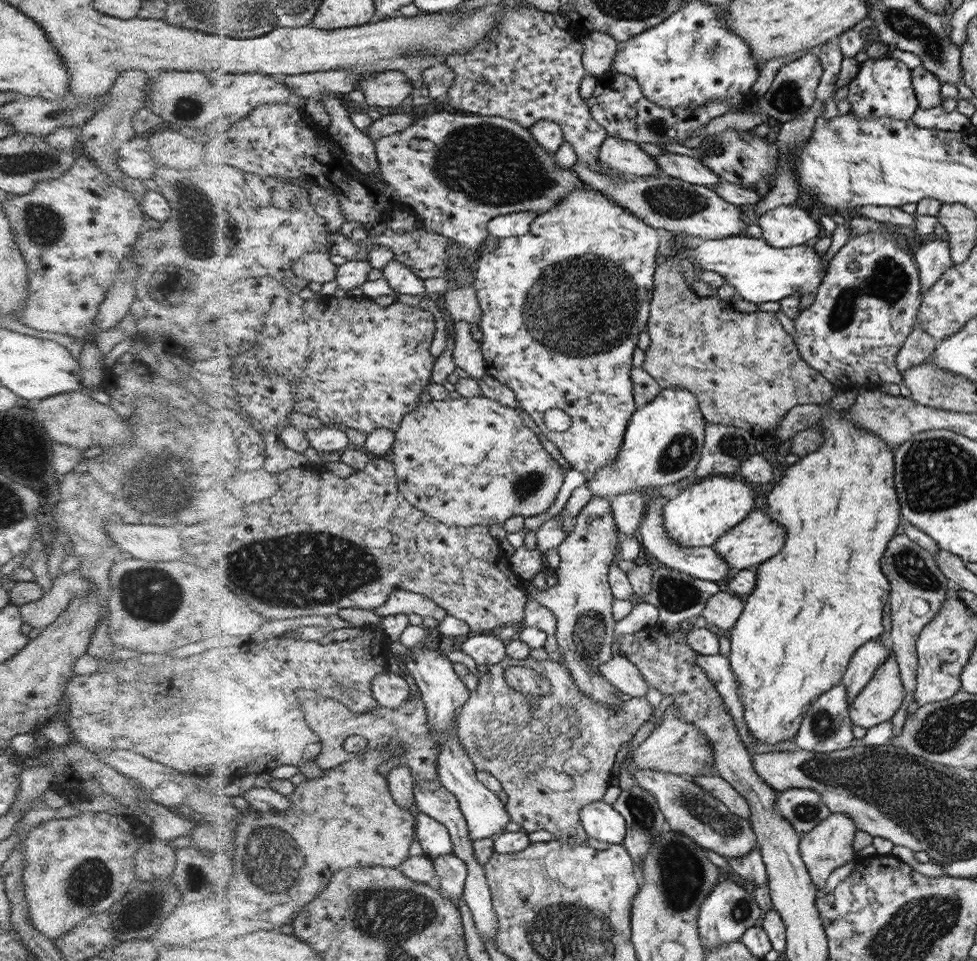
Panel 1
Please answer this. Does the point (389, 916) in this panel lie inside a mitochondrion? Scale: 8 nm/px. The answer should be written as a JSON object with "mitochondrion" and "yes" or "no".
{"mitochondrion":"yes"}

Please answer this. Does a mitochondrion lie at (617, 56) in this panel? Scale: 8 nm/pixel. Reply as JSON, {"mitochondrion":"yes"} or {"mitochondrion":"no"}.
{"mitochondrion":"no"}

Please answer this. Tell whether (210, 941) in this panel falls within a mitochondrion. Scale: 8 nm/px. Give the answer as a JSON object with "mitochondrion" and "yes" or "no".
{"mitochondrion":"no"}

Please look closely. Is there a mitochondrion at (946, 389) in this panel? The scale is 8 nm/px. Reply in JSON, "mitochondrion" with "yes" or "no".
{"mitochondrion":"yes"}

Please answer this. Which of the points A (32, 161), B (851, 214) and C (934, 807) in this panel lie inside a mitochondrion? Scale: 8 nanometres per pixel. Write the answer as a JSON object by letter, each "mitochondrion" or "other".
{"A":"mitochondrion","B":"other","C":"mitochondrion"}

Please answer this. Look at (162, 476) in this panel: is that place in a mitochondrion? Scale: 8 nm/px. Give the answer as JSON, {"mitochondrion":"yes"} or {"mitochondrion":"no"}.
{"mitochondrion":"yes"}

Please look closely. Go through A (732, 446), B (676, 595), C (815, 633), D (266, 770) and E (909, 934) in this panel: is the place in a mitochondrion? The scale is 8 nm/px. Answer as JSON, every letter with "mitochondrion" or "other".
{"A":"mitochondrion","B":"mitochondrion","C":"other","D":"other","E":"mitochondrion"}

